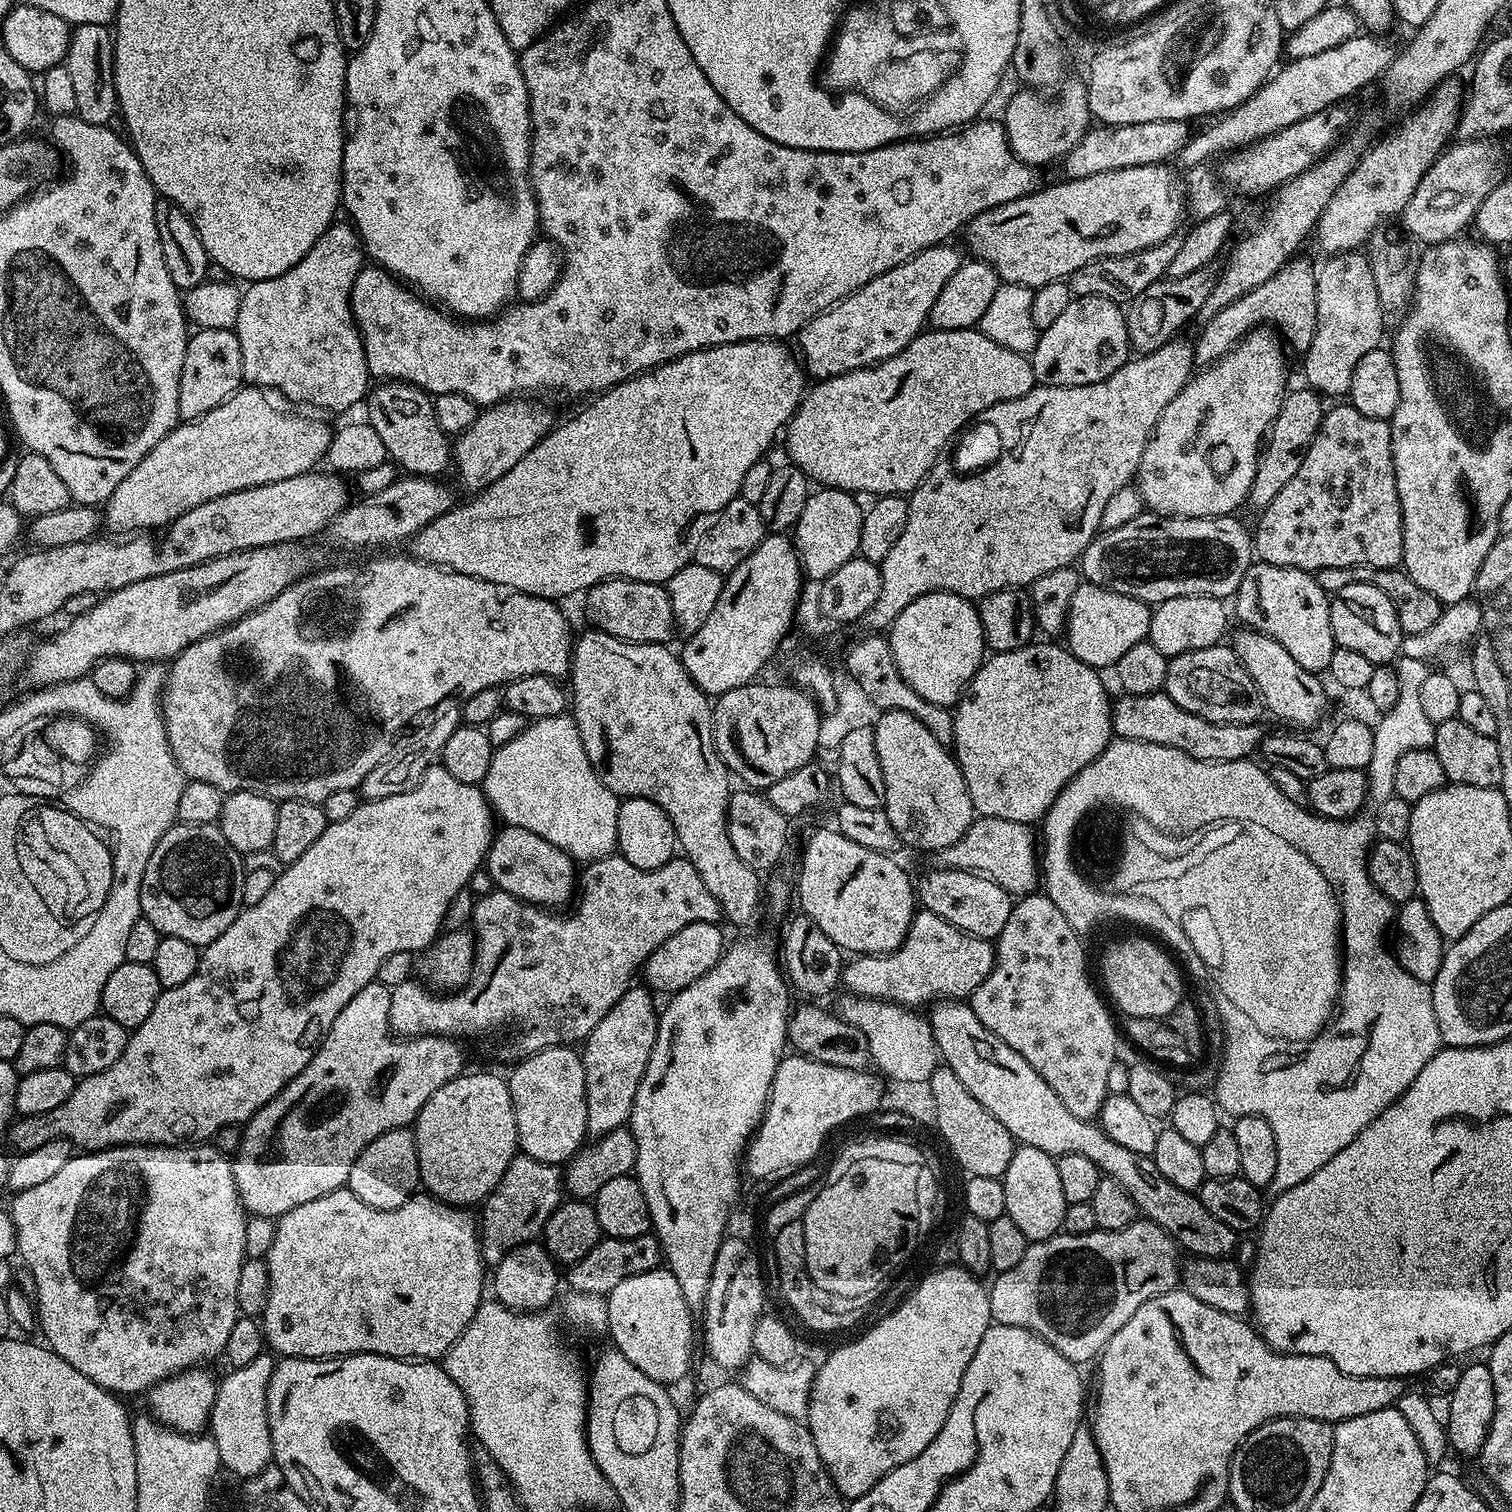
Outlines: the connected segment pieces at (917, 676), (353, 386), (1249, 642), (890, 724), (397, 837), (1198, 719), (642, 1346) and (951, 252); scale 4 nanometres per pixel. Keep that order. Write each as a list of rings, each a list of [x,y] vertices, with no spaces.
[[[931,592],[906,606],[886,636],[898,674],[926,702],[948,708],[960,699],[986,659],[977,605],[952,592]]]
[[[334,222],[314,242],[314,246],[290,270],[274,278],[251,281],[243,289],[234,329],[240,353],[244,380],[261,390],[277,388],[296,400],[305,400],[328,412],[344,412],[363,401],[370,391],[366,354],[356,321],[352,318],[350,290],[354,278],[365,267],[366,257],[360,235],[351,223]]]
[[[1241,627],[1240,633],[1230,641],[1232,653],[1236,655],[1238,663],[1244,667],[1246,674],[1254,682],[1260,692],[1263,707],[1268,708],[1280,720],[1285,720],[1285,725],[1296,730],[1308,730],[1311,724],[1320,720],[1324,707],[1328,704],[1328,696],[1324,693],[1324,684],[1317,673],[1306,670],[1290,658],[1288,651],[1274,638],[1256,632],[1253,628]]]
[[[906,710],[881,711],[872,728],[874,750],[878,750],[878,762],[882,766],[882,778],[886,785],[883,810],[890,818],[890,826],[898,834],[901,845],[921,848],[924,852],[938,854],[946,846],[954,846],[971,826],[974,813],[962,770],[956,765],[955,755]]]
[[[437,762],[431,764],[426,770],[426,774],[422,774],[422,778],[418,782],[418,786],[414,786],[414,790],[406,790],[406,794],[394,794],[394,798],[382,798],[381,800],[369,800],[362,802],[354,810],[354,814],[350,814],[350,818],[342,818],[342,822],[334,822],[329,824],[326,830],[322,830],[322,838],[318,838],[318,842],[314,842],[314,846],[310,846],[310,850],[306,850],[306,854],[302,854],[302,858],[298,858],[294,863],[287,865],[283,869],[284,873],[280,872],[276,877],[276,881],[272,885],[267,895],[264,895],[262,902],[257,905],[245,907],[234,918],[234,922],[230,922],[230,926],[218,938],[214,938],[214,942],[203,945],[200,961],[198,962],[198,970],[186,982],[182,982],[182,986],[174,986],[173,988],[165,988],[160,993],[158,1002],[154,1002],[154,1010],[150,1010],[146,1022],[142,1022],[142,1026],[138,1026],[129,1035],[126,1042],[126,1050],[122,1054],[122,1058],[118,1058],[118,1062],[114,1062],[114,1066],[110,1066],[106,1070],[102,1070],[93,1076],[85,1076],[77,1083],[76,1089],[70,1094],[70,1098],[66,1102],[62,1102],[62,1106],[58,1106],[58,1110],[54,1110],[51,1114],[42,1114],[41,1116],[20,1116],[7,1129],[6,1135],[12,1143],[13,1153],[29,1152],[30,1150],[38,1150],[38,1146],[42,1146],[46,1142],[50,1142],[53,1138],[67,1138],[72,1141],[77,1149],[83,1150],[85,1153],[102,1152],[106,1148],[114,1148],[117,1146],[127,1146],[130,1144],[158,1144],[161,1146],[176,1146],[181,1142],[208,1142],[212,1135],[219,1128],[228,1128],[231,1124],[240,1124],[239,1126],[247,1125],[248,1121],[258,1111],[262,1110],[262,1106],[266,1106],[272,1101],[275,1096],[284,1089],[286,1084],[289,1084],[292,1079],[298,1074],[302,1074],[302,1070],[306,1070],[306,1066],[310,1062],[310,1058],[314,1058],[316,1049],[319,1048],[324,1035],[330,1030],[330,1026],[334,1022],[334,1018],[338,1018],[338,1014],[342,1014],[342,1006],[346,1006],[346,1002],[350,1002],[350,998],[354,998],[354,994],[358,994],[358,990],[362,990],[362,986],[373,983],[378,974],[378,966],[382,966],[382,962],[386,962],[386,958],[390,958],[390,954],[402,954],[403,952],[411,952],[420,954],[425,951],[441,935],[444,927],[444,919],[448,916],[448,907],[456,900],[456,895],[467,886],[472,880],[472,875],[476,871],[481,871],[482,865],[485,863],[488,855],[488,847],[492,844],[494,835],[494,827],[492,828],[492,820],[494,821],[494,813],[488,800],[483,794],[483,791],[475,784],[467,784],[466,782],[458,782],[458,778],[454,778],[454,774],[450,774],[444,765]]]
[[[1163,690],[1141,696],[1124,694],[1121,697],[1112,705],[1112,730],[1119,739],[1170,746],[1195,760],[1234,762],[1249,759],[1266,735],[1259,723],[1219,724],[1198,714],[1190,714],[1190,710],[1182,710],[1182,706],[1178,706],[1178,702],[1170,699]]]
[[[661,1266],[650,1270],[646,1274],[634,1274],[634,1278],[626,1278],[622,1282],[618,1282],[618,1286],[614,1286],[614,1290],[609,1292],[608,1301],[608,1326],[606,1329],[607,1335],[612,1335],[615,1351],[618,1351],[628,1359],[631,1364],[638,1366],[638,1370],[642,1370],[642,1374],[646,1374],[646,1378],[654,1378],[658,1383],[665,1386],[672,1386],[675,1380],[680,1380],[688,1372],[688,1367],[691,1366],[692,1360],[688,1357],[688,1339],[692,1336],[692,1328],[688,1325],[688,1316],[690,1309],[686,1306],[686,1298],[682,1298],[682,1290],[678,1290],[678,1278],[674,1278],[674,1274],[668,1271],[667,1267]]]
[[[951,243],[935,244],[929,248],[923,248],[918,254],[906,258],[898,266],[886,270],[886,274],[878,274],[866,286],[858,291],[851,292],[844,300],[819,312],[808,324],[804,325],[798,333],[800,348],[798,356],[802,361],[802,367],[813,381],[829,380],[838,374],[846,374],[850,370],[868,368],[872,364],[880,364],[886,358],[901,352],[912,339],[925,331],[929,323],[931,308],[938,301],[938,296],[950,276],[960,268],[962,257],[956,248],[951,248]]]

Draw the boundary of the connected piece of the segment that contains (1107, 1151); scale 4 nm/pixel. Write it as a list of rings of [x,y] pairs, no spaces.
[[[937,999],[931,1008],[932,1037],[939,1059],[958,1078],[958,1082],[962,1082],[962,1086],[966,1086],[966,1090],[970,1090],[970,1094],[974,1094],[974,1098],[978,1098],[978,1102],[982,1102],[982,1106],[986,1106],[986,1110],[994,1114],[994,1118],[998,1118],[998,1122],[1002,1122],[1006,1130],[1010,1130],[1013,1141],[1023,1146],[1034,1146],[1055,1157],[1082,1154],[1082,1158],[1090,1158],[1090,1162],[1094,1162],[1094,1166],[1098,1166],[1107,1179],[1118,1182],[1118,1186],[1124,1187],[1126,1194],[1134,1198],[1137,1213],[1143,1219],[1152,1220],[1158,1226],[1162,1226],[1162,1230],[1169,1232],[1185,1253],[1192,1252],[1188,1254],[1205,1260],[1222,1260],[1233,1255],[1232,1251],[1235,1250],[1238,1240],[1237,1232],[1226,1226],[1226,1222],[1214,1218],[1214,1214],[1210,1214],[1210,1210],[1202,1206],[1199,1195],[1174,1186],[1174,1182],[1166,1182],[1166,1178],[1162,1178],[1162,1170],[1158,1170],[1151,1156],[1134,1154],[1134,1150],[1118,1146],[1118,1142],[1114,1142],[1100,1129],[1099,1123],[1070,1114],[1062,1098],[1058,1098],[1058,1094],[1054,1094],[1054,1090],[1046,1086],[1046,1082],[1034,1070],[1034,1066],[1030,1066],[1030,1062],[1022,1058],[1022,1054],[1010,1050],[1010,1046],[1006,1046],[1006,1042],[1002,1042],[998,1034],[990,1034],[990,1030],[986,1030],[986,1026],[978,1022],[978,1014],[974,1014],[971,1003],[964,1000]]]

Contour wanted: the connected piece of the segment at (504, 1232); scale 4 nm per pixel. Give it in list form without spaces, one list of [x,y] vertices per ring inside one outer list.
[[[517,1154],[510,1162],[506,1174],[502,1174],[500,1187],[488,1195],[478,1212],[480,1225],[480,1252],[484,1255],[484,1263],[494,1266],[506,1253],[523,1244],[531,1244],[543,1233],[550,1214],[562,1203],[562,1172],[555,1164],[538,1162],[534,1158]]]

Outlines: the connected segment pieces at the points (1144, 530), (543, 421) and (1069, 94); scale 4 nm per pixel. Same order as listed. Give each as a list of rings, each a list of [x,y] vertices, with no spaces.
[[[1142,514],[1138,518],[1134,518],[1130,522],[1126,522],[1126,526],[1118,526],[1117,528],[1109,528],[1101,531],[1095,540],[1091,540],[1088,549],[1084,551],[1083,556],[1078,561],[1079,571],[1082,573],[1083,579],[1089,584],[1097,584],[1103,588],[1111,588],[1113,592],[1118,594],[1126,594],[1130,598],[1138,598],[1143,604],[1155,606],[1166,602],[1170,598],[1178,598],[1179,596],[1218,596],[1221,598],[1235,597],[1238,586],[1242,582],[1242,578],[1246,574],[1246,570],[1254,562],[1254,540],[1242,525],[1236,521],[1235,515],[1231,516],[1158,516],[1155,514]]]
[[[509,398],[485,407],[479,413],[474,422],[474,426],[470,426],[470,430],[466,430],[461,436],[455,437],[454,440],[454,472],[460,475],[460,480],[466,487],[472,491],[472,494],[479,494],[485,488],[489,488],[494,482],[498,482],[498,478],[502,478],[502,474],[506,474],[510,470],[514,470],[514,466],[518,466],[518,462],[522,458],[526,458],[526,454],[531,448],[539,442],[539,440],[548,435],[554,427],[554,419],[548,412],[539,412],[538,409],[532,408],[532,404],[528,398]]]
[[[1083,79],[1070,80],[1059,89],[1057,100],[1043,100],[1040,97],[1043,95],[1036,90],[1017,90],[1010,98],[1002,123],[1012,152],[1023,164],[1039,166],[1051,160],[1059,161],[1067,152],[1074,150],[1082,134],[1088,132],[1094,117],[1088,105],[1087,83]]]

